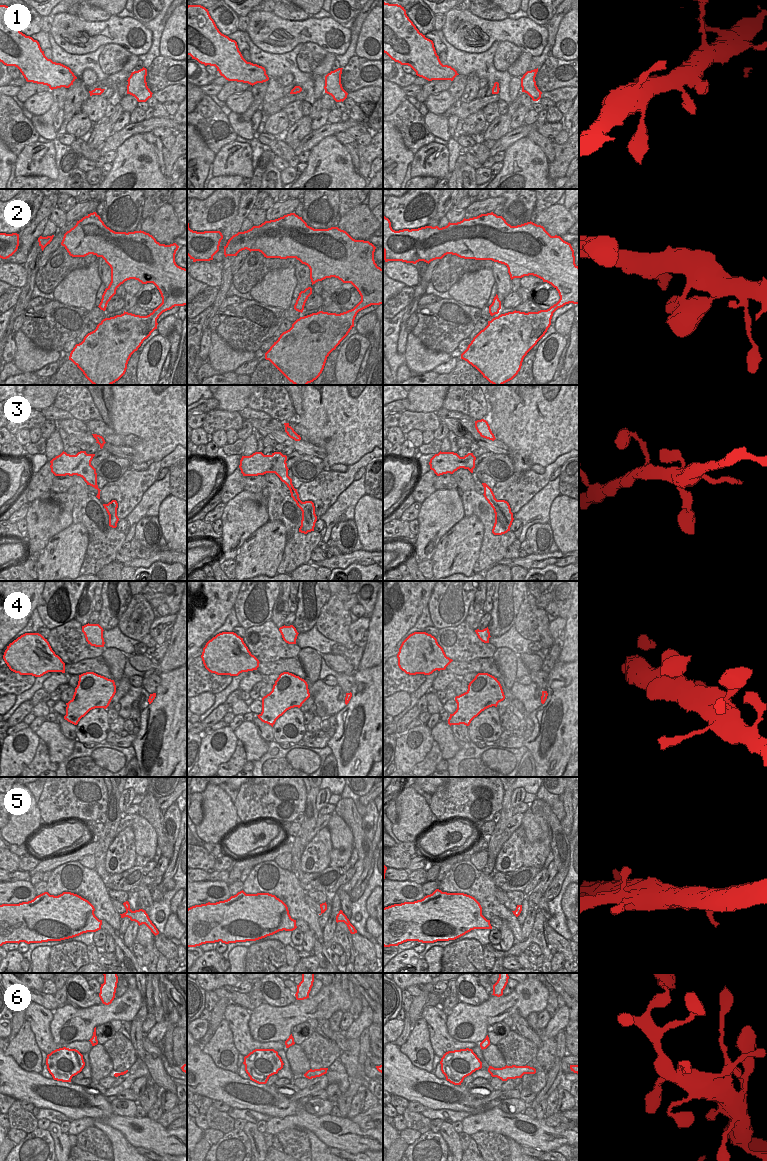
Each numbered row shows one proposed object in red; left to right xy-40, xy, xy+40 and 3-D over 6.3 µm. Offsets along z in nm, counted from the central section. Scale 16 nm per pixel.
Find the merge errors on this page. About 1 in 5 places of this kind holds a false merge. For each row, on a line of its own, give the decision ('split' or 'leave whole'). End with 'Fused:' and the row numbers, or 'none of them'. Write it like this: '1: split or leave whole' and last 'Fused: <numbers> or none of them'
1: leave whole
2: leave whole
3: leave whole
4: leave whole
5: leave whole
6: leave whole
Fused: none of them

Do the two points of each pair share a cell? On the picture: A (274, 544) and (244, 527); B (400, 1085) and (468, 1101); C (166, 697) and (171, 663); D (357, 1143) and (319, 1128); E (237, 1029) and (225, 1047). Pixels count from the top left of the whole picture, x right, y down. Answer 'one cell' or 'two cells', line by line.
A: two cells
B: one cell
C: two cells
D: one cell
E: two cells

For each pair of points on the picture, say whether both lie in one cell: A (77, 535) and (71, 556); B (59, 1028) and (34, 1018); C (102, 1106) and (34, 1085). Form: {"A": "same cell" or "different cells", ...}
{"A": "same cell", "B": "different cells", "C": "same cell"}

